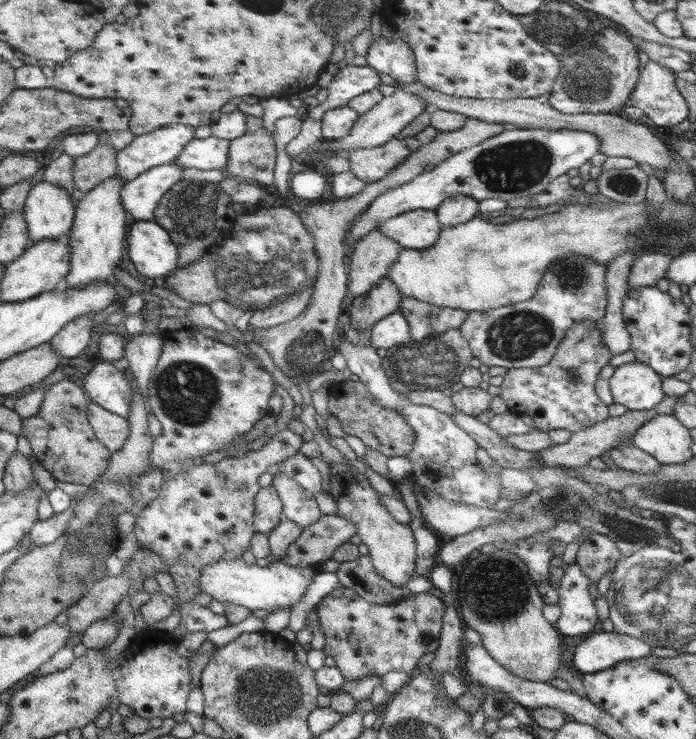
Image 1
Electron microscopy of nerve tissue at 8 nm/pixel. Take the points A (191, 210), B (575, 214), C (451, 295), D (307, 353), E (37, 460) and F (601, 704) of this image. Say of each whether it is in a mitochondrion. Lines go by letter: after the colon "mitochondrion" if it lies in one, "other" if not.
A: mitochondrion
B: other
C: other
D: mitochondrion
E: other
F: other

